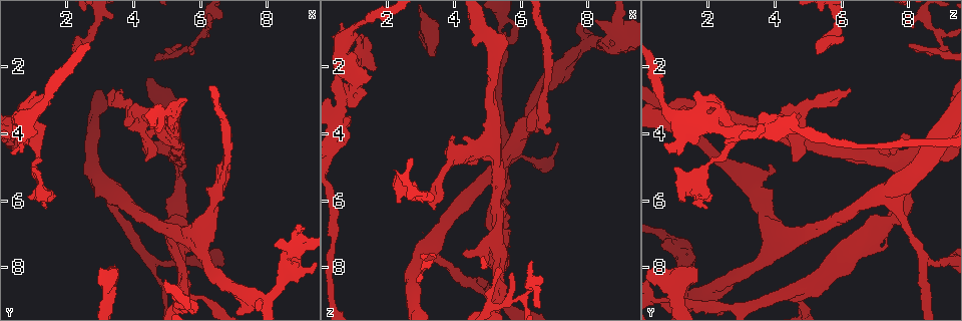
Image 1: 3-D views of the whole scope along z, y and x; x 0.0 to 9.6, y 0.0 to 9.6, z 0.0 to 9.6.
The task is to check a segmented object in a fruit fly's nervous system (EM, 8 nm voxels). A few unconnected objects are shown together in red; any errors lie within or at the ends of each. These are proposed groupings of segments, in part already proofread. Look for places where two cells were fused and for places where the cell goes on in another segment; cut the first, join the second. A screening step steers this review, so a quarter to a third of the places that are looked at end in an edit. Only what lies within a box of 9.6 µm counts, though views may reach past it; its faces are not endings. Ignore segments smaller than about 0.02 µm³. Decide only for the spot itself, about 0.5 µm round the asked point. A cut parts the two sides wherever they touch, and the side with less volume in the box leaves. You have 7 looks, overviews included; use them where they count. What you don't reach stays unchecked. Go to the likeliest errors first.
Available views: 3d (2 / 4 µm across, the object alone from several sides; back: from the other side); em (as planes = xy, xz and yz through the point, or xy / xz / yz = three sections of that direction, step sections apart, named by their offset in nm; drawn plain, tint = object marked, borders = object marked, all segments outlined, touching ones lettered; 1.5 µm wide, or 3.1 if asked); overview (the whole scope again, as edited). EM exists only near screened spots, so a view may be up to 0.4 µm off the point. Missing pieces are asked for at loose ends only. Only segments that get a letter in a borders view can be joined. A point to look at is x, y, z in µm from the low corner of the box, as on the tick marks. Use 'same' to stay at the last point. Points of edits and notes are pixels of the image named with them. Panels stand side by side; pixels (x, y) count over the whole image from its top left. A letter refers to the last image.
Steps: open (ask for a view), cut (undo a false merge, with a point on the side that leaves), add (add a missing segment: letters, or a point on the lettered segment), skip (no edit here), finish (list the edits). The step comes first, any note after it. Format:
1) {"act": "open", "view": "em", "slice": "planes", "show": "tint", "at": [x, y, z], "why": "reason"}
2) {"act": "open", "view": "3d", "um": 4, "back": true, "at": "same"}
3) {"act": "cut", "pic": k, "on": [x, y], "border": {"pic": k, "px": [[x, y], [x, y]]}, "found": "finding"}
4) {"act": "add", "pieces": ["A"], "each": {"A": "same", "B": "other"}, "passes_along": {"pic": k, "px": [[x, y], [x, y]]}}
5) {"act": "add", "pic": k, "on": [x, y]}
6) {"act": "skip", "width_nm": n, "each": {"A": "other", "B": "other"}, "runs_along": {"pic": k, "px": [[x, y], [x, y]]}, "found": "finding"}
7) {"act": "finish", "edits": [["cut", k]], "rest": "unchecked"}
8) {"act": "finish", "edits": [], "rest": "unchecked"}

{"act": "open", "view": "em", "slice": "planes", "show": "tint", "at": [1.30, 6.25, 2.00], "why": "an open end"}

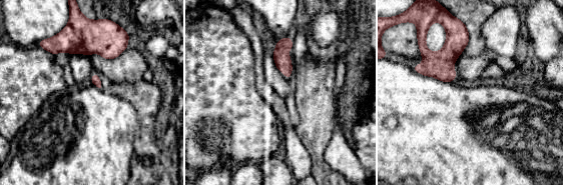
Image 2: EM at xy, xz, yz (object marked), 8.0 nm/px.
{"act": "open", "view": "em", "slice": "planes", "show": "borders", "at": "same", "why": "what lies round it"}

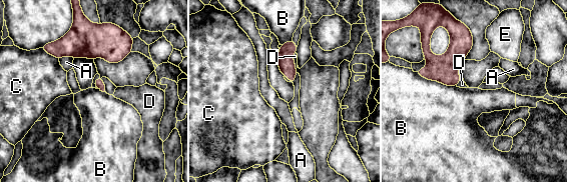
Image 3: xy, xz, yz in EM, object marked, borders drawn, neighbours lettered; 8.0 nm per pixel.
{"act": "add", "pieces": ["D"], "each": {"A": "other", "B": "other", "C": "other", "D": "same", "E": "other"}, "found": "it goes on there"}

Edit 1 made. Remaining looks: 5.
{"act": "open", "view": "em", "um": 3.1, "slice": "xy", "step": 16, "show": "borders", "at": [1.00, 3.40, 2.45], "why": "calibre changes"}

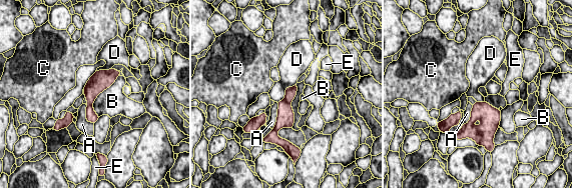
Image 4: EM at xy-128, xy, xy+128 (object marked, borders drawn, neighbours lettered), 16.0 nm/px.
{"act": "cut", "pic": 4, "on": [286, 116], "longest_contact_nm": ["B", 750], "each": {"A": "other", "B": "other", "C": "other", "D": "other", "E": "other"}, "border": {"pic": 4, "px": [[283, 99], [290, 103]]}, "found": "two cells meet here"}

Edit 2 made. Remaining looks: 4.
{"act": "open", "view": "3d", "um": 4, "at": [8.20, 7.40, 0.60], "why": "branch stops here"}

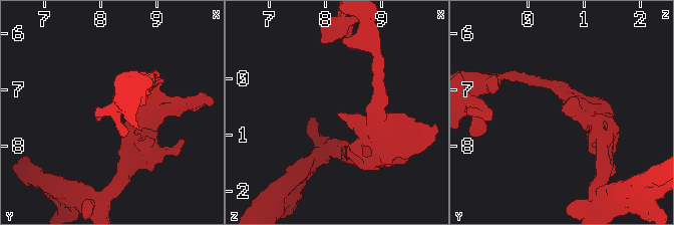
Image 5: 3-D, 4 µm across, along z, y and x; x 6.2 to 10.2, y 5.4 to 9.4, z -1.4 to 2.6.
{"act": "open", "view": "em", "slice": "xz", "step": 4, "show": "borders", "at": [8.25, 7.40, 0.55]}

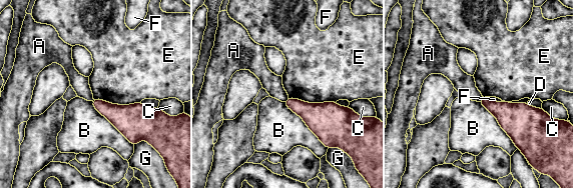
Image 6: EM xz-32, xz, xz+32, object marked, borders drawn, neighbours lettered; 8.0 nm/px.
{"act": "skip", "each": {"A": "other", "B": "other", "C": "other", "D": "other", "E": "other", "F": "other", "G": "other"}, "border": {"pic": 6, "px": [[506, 102], [526, 103]]}, "found": "none of them fits"}

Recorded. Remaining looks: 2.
{"act": "finish", "edits": [["add", 3], ["cut", 4]], "rest": "unchecked"}

